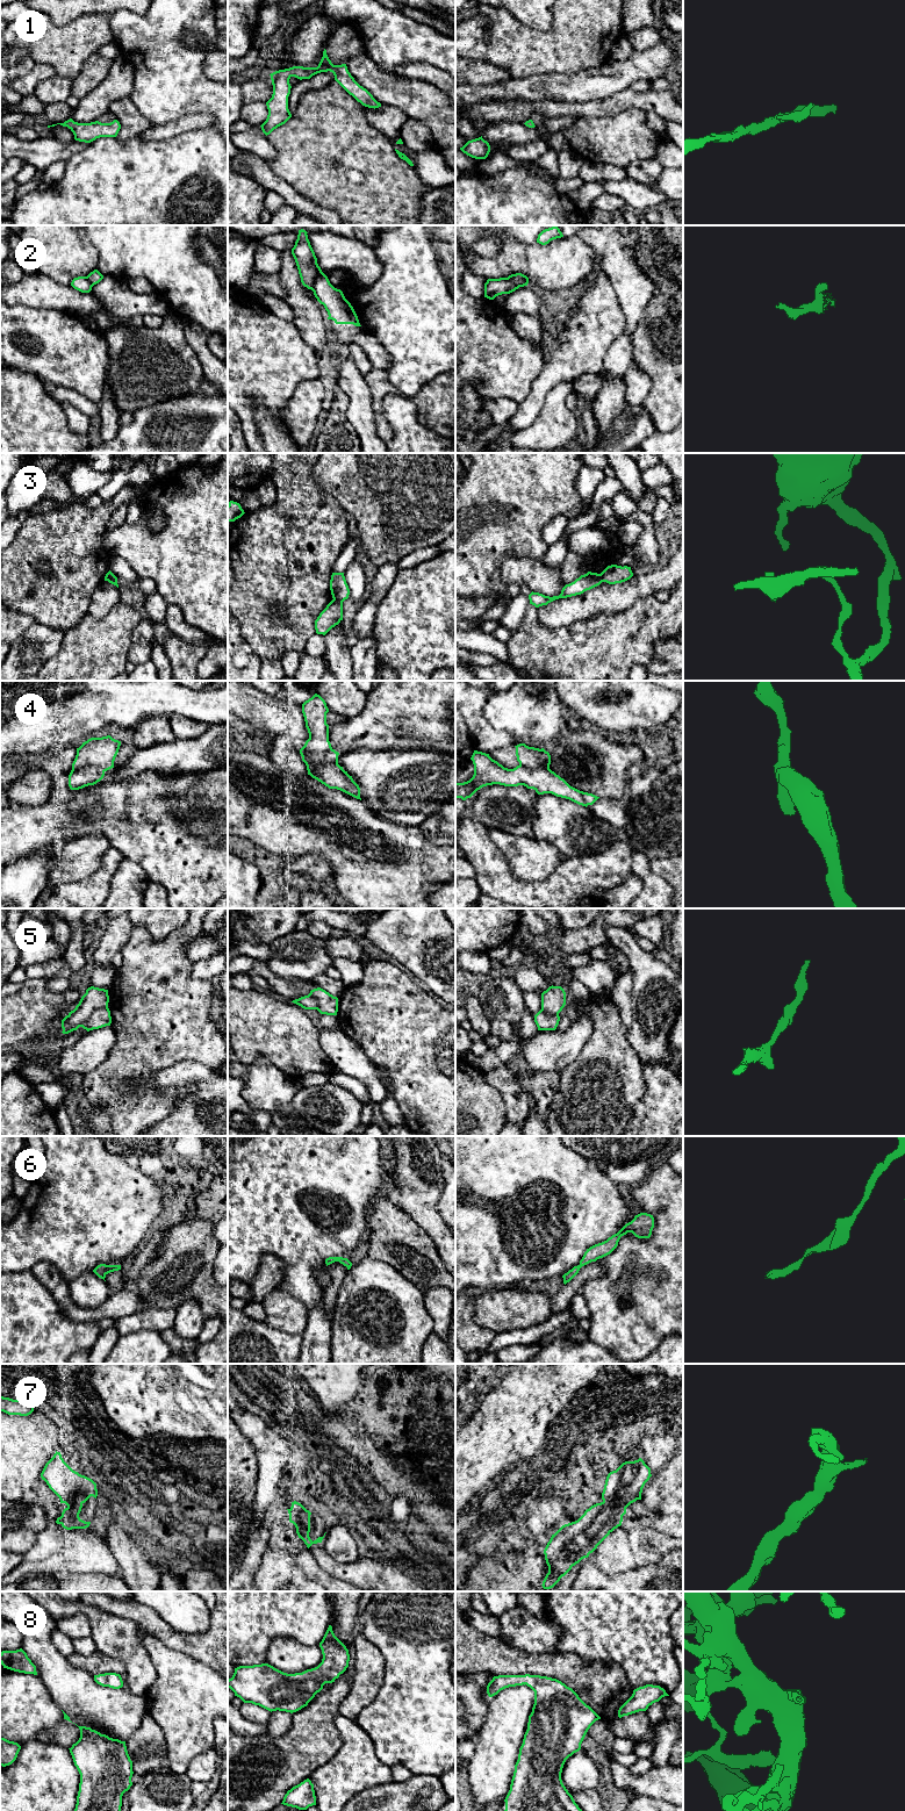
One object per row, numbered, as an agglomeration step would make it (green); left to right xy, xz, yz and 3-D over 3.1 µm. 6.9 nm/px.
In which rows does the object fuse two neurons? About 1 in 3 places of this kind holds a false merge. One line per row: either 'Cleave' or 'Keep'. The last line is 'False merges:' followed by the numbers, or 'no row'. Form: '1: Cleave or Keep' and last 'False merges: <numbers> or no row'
1: Keep
2: Cleave
3: Cleave
4: Cleave
5: Cleave
6: Keep
7: Keep
8: Keep
False merges: 2, 3, 4, 5

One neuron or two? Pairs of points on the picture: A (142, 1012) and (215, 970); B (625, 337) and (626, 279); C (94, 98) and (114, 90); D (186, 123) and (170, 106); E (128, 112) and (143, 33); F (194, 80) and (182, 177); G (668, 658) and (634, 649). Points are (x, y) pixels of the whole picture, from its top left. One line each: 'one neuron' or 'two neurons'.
A: two neurons
B: one neuron
C: one neuron
D: two neurons
E: two neurons
F: two neurons
G: two neurons

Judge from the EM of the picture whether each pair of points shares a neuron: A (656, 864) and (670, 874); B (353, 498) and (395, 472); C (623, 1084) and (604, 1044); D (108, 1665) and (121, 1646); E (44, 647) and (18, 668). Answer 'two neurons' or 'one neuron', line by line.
A: one neuron
B: one neuron
C: one neuron
D: two neurons
E: one neuron

